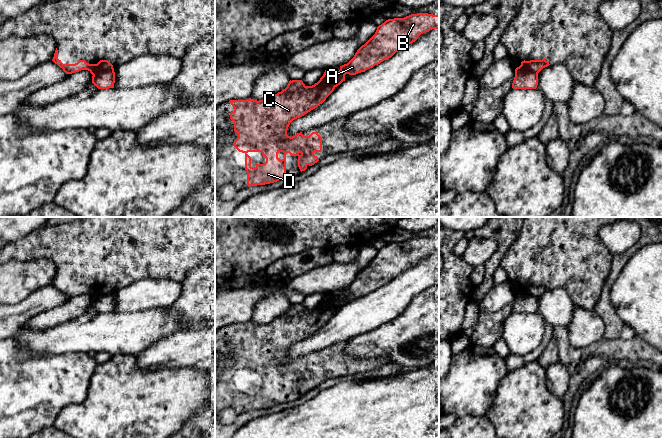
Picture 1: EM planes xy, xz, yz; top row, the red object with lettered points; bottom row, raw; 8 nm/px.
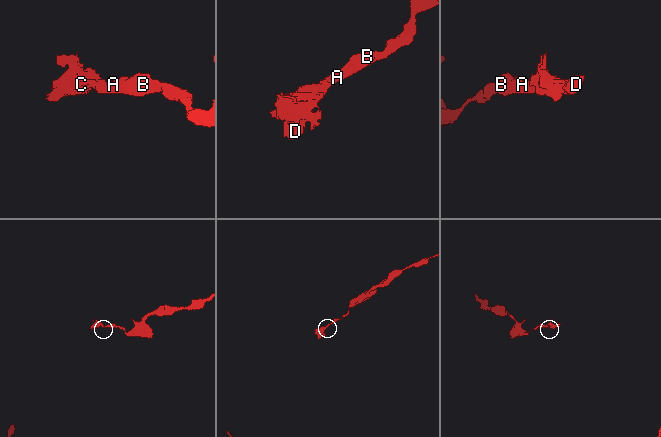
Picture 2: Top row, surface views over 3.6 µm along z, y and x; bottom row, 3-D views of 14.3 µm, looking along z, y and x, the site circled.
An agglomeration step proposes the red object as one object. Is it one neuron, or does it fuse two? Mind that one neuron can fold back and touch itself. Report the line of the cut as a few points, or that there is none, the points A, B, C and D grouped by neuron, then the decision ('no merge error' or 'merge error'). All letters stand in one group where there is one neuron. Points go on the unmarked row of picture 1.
cut xy (112, 291), (98, 295), (93, 299); groups A B / C D; merge error

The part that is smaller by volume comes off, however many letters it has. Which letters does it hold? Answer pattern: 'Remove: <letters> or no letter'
Remove: C, D

